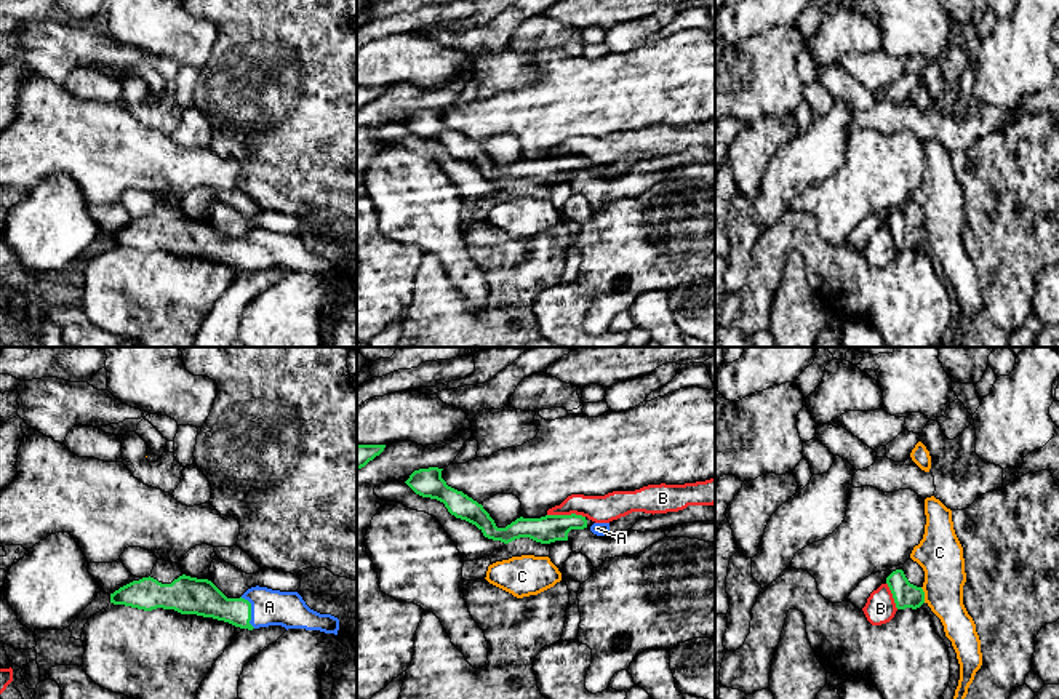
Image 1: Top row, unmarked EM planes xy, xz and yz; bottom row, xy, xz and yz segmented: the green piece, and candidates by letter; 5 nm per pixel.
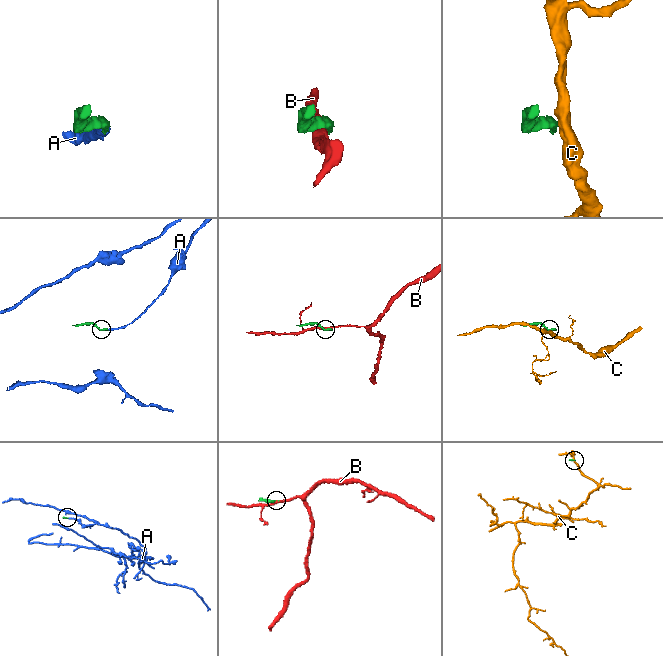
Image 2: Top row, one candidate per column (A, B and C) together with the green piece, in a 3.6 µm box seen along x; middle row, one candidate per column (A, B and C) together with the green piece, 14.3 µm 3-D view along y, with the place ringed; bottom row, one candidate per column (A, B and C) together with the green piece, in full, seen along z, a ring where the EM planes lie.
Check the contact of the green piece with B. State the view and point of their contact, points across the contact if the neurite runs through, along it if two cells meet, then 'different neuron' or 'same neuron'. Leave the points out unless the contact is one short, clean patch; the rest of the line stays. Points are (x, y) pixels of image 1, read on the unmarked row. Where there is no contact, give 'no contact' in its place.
xz (567, 157) | different neuron

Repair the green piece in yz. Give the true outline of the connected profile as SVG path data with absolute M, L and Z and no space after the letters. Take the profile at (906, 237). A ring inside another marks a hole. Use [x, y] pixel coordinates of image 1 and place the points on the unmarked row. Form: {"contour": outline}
{"contour": "M902 211L893 213L886 219L886 226L893 235L897 251L917 251L925 245L923 230L910 226Z"}

